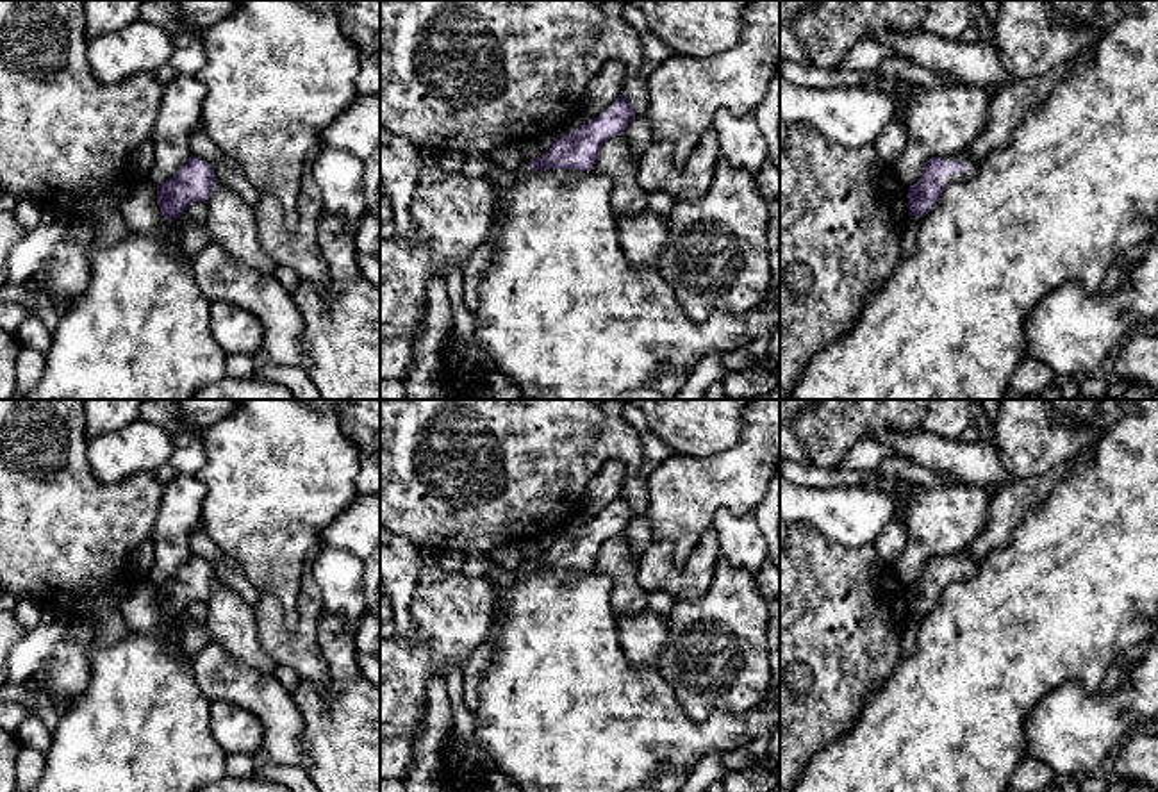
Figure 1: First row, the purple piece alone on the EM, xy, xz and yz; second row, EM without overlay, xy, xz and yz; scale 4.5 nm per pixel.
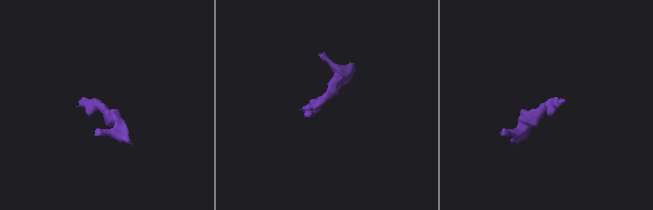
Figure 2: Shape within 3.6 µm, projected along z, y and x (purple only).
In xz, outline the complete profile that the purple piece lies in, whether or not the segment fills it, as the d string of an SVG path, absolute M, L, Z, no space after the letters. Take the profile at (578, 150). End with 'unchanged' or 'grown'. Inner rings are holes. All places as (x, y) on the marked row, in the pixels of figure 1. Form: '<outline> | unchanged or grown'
M621 96L600 116L575 128L571 134L562 134L553 146L534 161L525 161L516 171L491 166L487 178L492 186L509 189L521 173L539 169L576 169L591 171L598 161L601 146L614 136L623 134L628 123L635 118L632 103Z | grown

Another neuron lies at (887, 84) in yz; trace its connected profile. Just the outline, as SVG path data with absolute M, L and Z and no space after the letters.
M871 75L864 87L867 87L867 89L880 89L880 91L887 91L887 93L908 95L910 93L910 86L912 84L906 82L906 80Z

